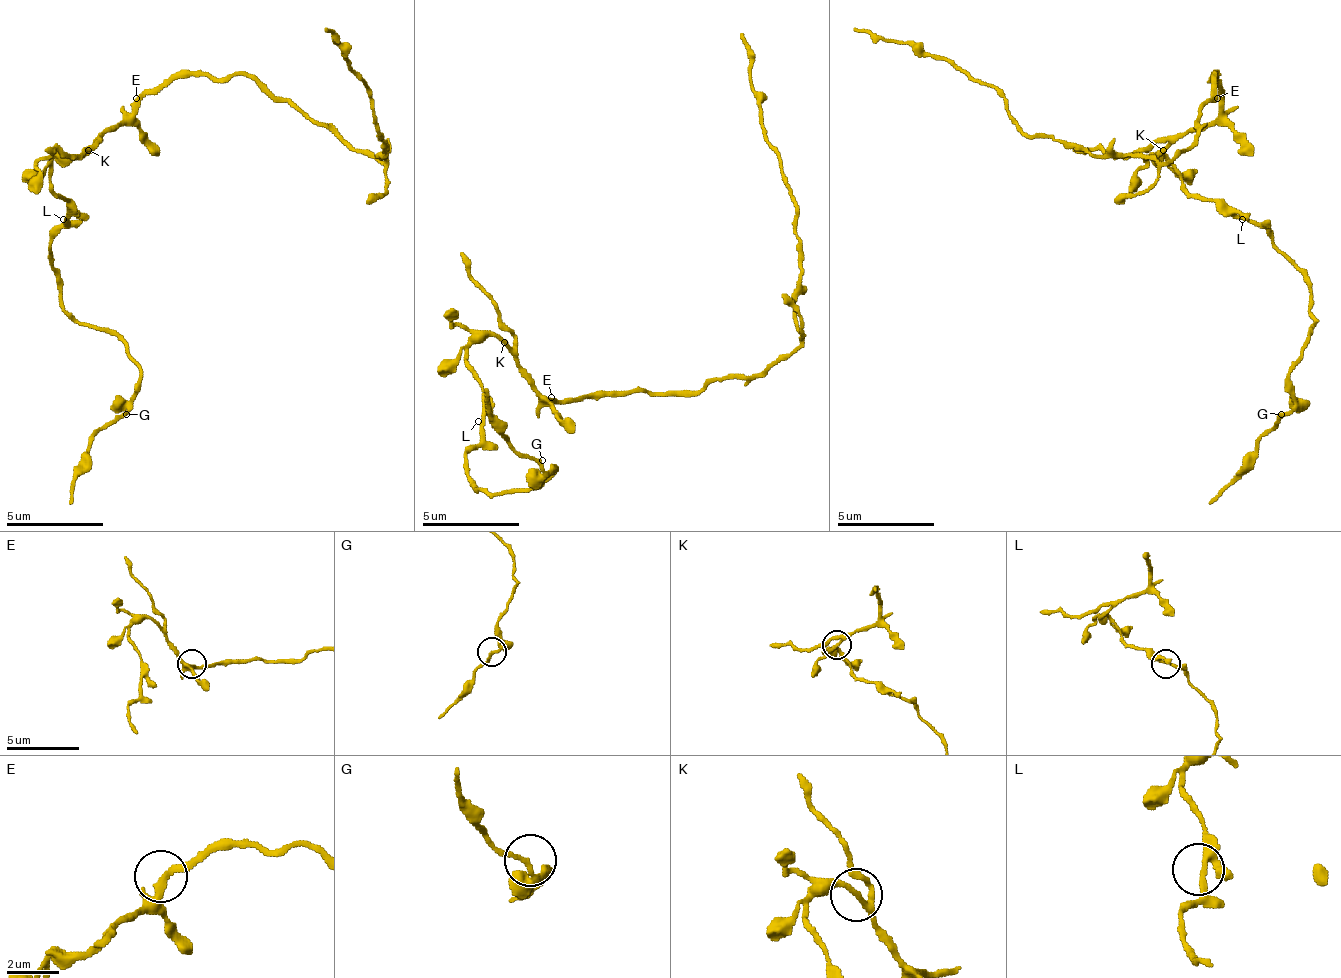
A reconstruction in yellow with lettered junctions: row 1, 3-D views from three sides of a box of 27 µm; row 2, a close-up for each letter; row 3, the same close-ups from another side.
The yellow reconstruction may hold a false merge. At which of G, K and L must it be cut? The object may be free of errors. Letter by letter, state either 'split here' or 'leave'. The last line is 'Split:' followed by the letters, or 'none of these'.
G: leave
K: leave
L: leave
Split: none of these

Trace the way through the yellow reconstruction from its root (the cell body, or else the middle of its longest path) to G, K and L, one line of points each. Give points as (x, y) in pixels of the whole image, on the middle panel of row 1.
G: (556, 402), (493, 334), (469, 348), (483, 392), (469, 480), (532, 489), (556, 470), (542, 460)
K: (556, 402), (551, 402), (532, 382), (532, 377), (503, 343)
L: (556, 402), (532, 382), (517, 358), (493, 334), (483, 334), (464, 358), (483, 392), (483, 416), (478, 421)

